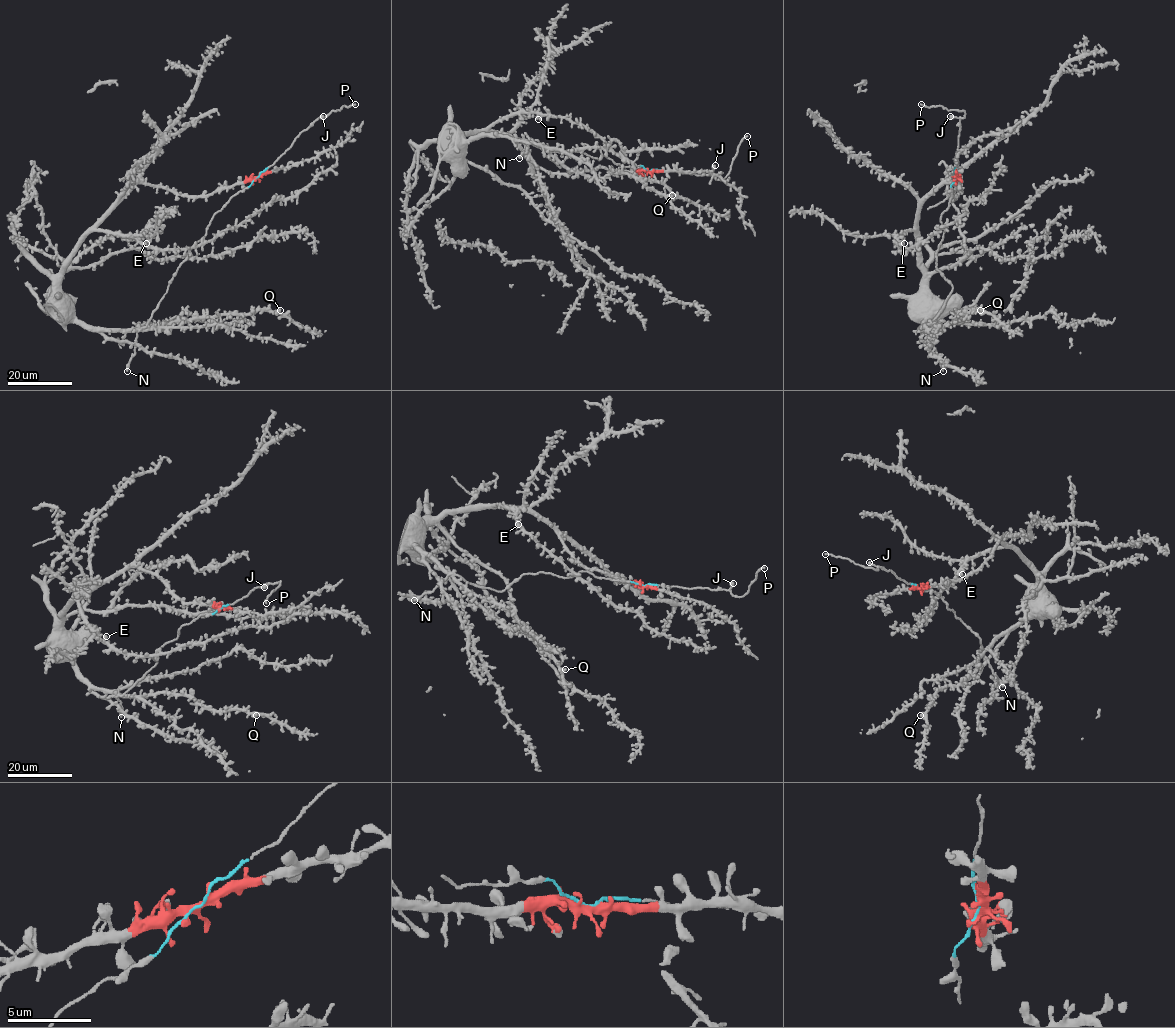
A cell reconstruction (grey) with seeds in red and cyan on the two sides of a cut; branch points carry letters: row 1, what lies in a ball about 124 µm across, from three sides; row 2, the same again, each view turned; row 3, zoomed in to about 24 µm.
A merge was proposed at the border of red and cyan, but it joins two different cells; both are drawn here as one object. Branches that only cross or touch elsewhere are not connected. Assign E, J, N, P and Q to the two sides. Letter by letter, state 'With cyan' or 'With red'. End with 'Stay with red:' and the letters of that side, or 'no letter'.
E: With red
J: With cyan
N: With cyan
P: With cyan
Q: With red
Stay with red: E, Q

